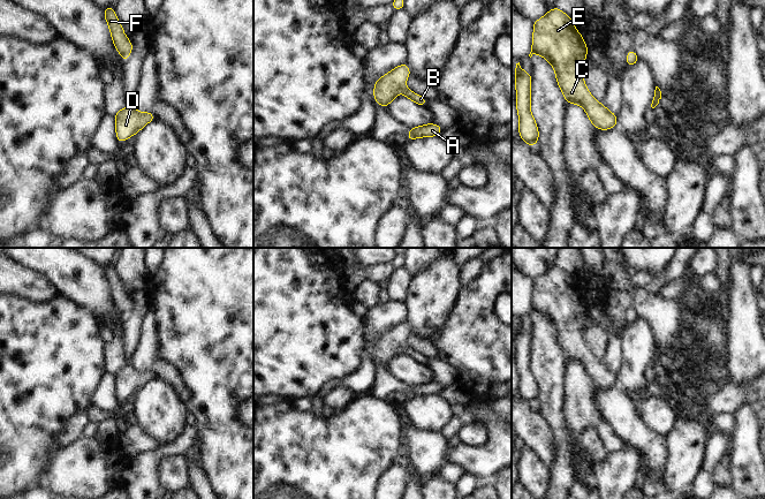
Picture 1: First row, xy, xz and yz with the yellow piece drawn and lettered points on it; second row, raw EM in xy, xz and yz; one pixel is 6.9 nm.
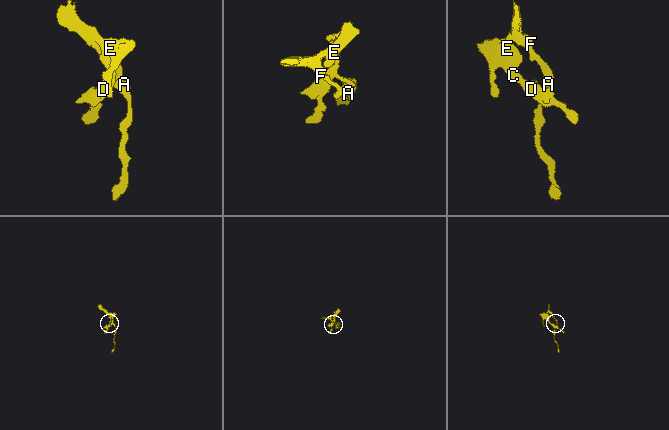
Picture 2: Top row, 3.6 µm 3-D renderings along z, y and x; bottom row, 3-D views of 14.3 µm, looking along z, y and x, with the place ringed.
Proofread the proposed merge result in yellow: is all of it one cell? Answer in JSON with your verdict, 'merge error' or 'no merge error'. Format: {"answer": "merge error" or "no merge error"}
{"answer": "no merge error"}

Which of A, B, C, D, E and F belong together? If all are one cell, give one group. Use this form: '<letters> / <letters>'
A B C D E F

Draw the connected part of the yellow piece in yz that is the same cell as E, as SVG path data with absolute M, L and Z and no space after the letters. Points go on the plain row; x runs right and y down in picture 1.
M553 265L544 275L533 280L532 307L529 312L539 312L554 326L556 340L569 362L581 363L592 384L608 388L618 384L618 373L599 362L583 339L584 317L588 315L583 294L573 283L573 278Z

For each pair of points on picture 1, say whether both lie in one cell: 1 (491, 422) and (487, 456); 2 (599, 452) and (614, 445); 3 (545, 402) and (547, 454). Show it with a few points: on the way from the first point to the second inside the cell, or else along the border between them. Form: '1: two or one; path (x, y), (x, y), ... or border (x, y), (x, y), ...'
1: one; path (493, 430), (493, 448)
2: two; border (596, 428), (603, 447), (608, 454)
3: two; border (535, 405), (552, 431), (555, 447)

